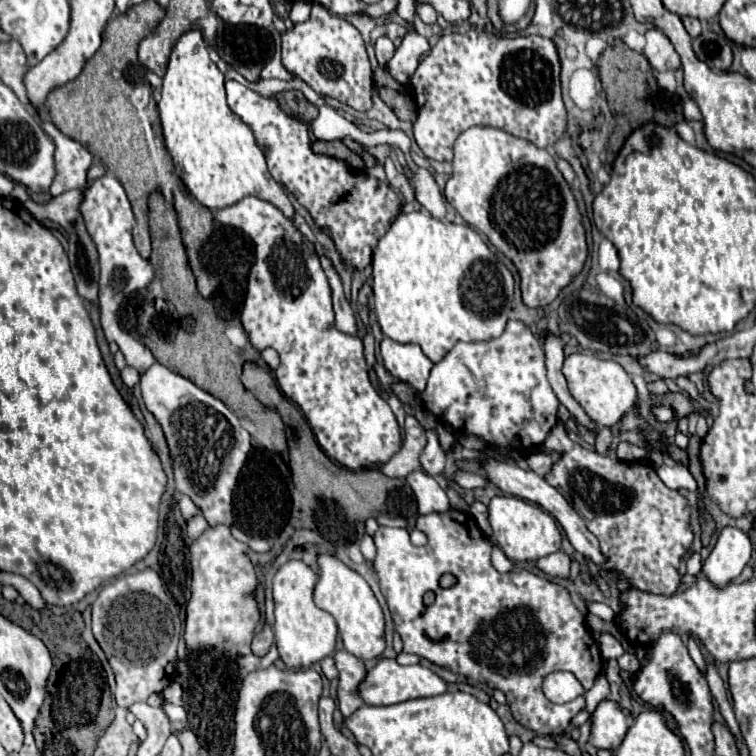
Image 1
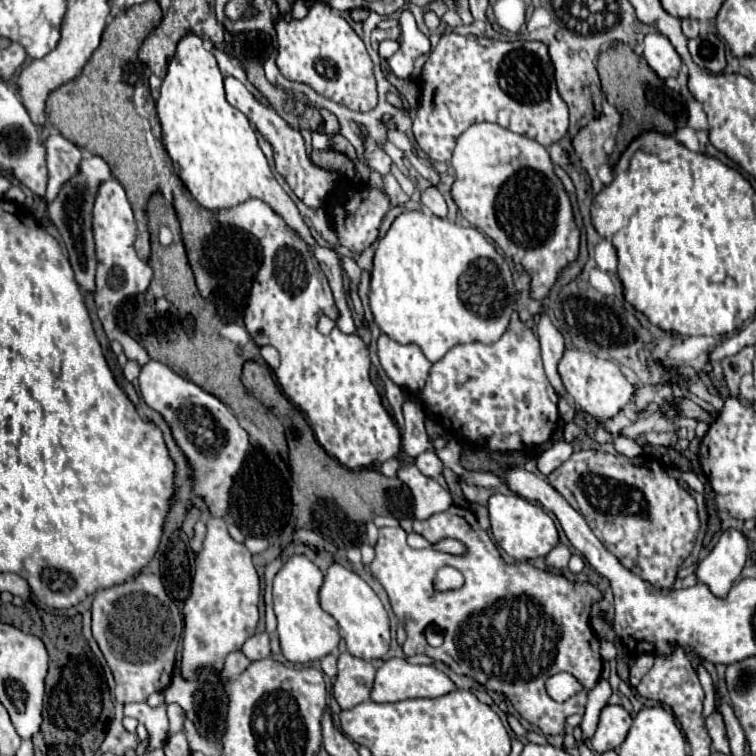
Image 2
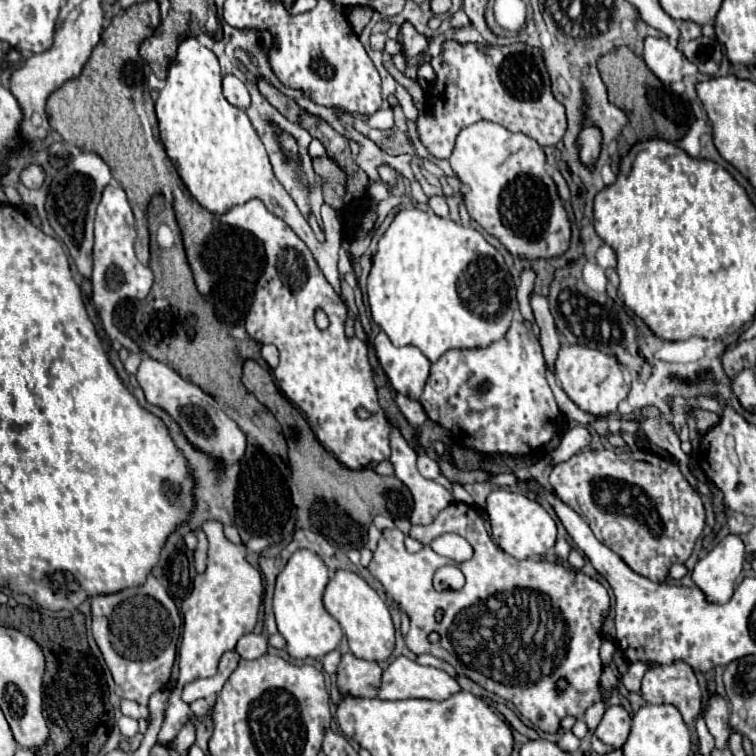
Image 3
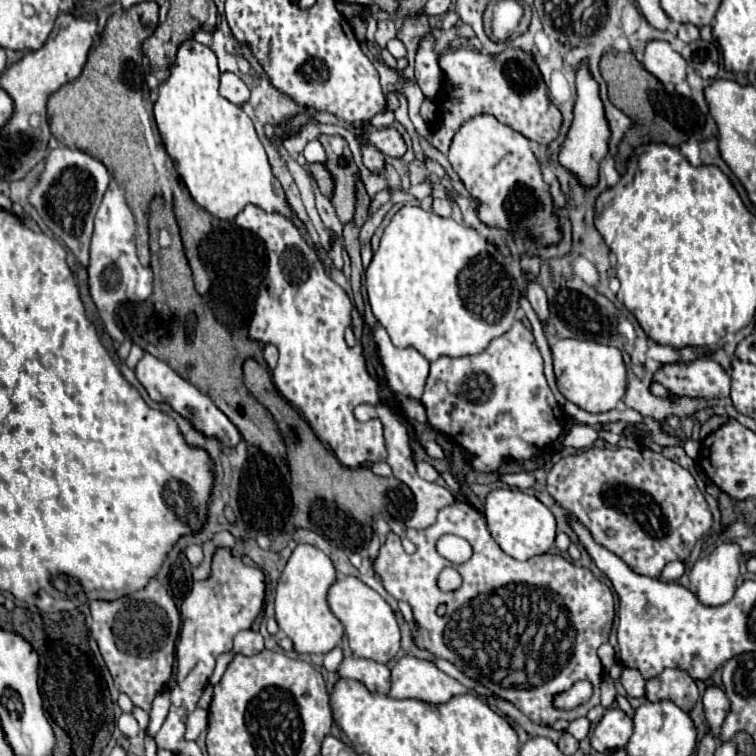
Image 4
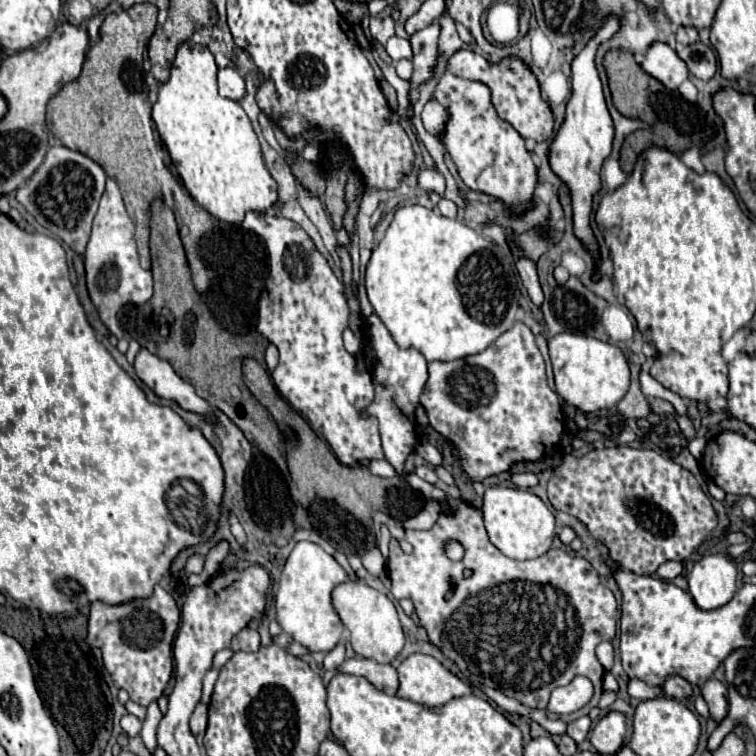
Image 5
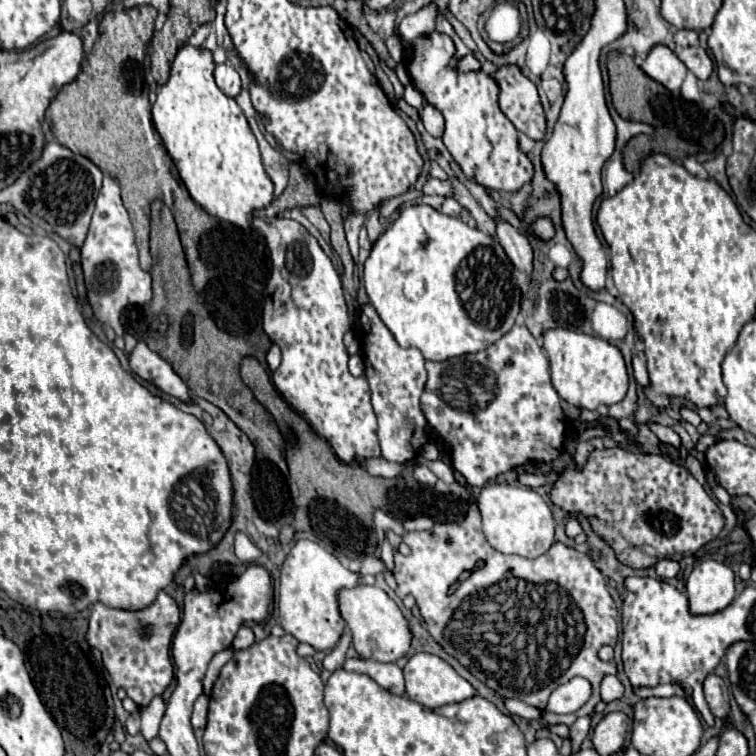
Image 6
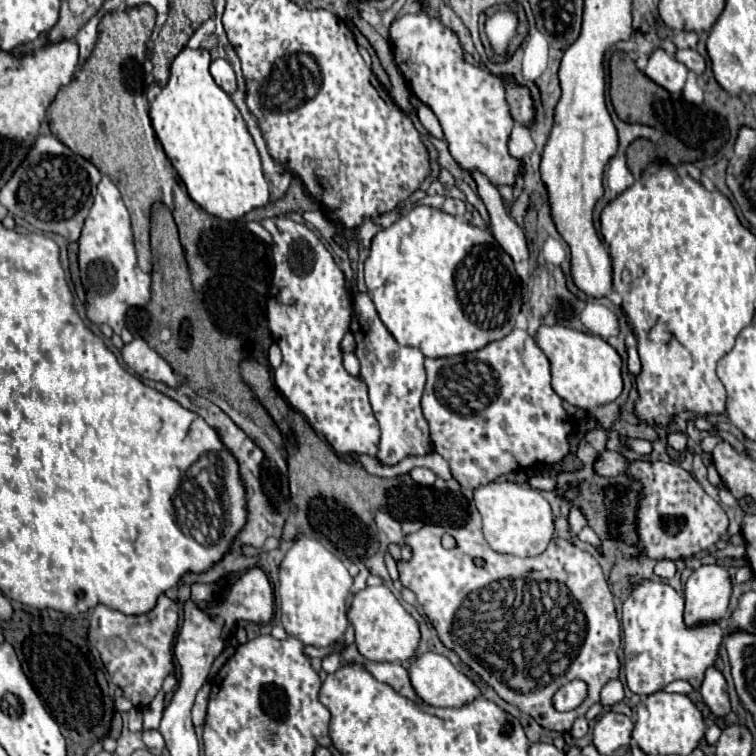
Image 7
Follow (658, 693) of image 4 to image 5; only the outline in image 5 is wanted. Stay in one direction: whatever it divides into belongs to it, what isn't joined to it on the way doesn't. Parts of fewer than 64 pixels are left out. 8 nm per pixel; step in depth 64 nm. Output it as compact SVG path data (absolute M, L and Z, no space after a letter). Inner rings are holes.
M678 674L666 676L666 680L662 682L660 688L662 688L662 694L664 694L664 696L674 698L674 700L678 700L678 702L684 702L684 700L688 700L688 698L694 696L692 684L690 684L688 680L684 680L682 676L678 676Z

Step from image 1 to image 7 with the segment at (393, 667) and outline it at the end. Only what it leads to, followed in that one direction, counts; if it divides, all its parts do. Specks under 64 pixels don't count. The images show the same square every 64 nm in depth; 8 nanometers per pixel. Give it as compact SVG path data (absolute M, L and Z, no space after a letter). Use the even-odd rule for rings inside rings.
M434 652L418 656L414 664L408 668L408 676L416 696L430 706L464 706L480 696L478 686L470 678L466 678L460 670L456 670L448 658Z

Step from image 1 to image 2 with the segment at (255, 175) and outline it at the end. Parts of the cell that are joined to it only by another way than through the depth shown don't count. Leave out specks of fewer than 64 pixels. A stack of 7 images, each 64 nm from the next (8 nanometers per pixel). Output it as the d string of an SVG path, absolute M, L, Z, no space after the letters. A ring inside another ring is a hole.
M186 34L178 42L176 54L168 64L168 72L160 88L160 98L156 102L158 118L162 124L162 142L168 156L174 162L178 176L182 178L188 192L204 208L214 212L242 204L248 198L260 198L266 204L270 204L286 220L286 224L294 228L302 236L302 240L312 246L314 256L334 292L338 320L335 322L326 315L321 316L317 326L319 332L329 334L335 326L338 326L346 334L356 334L352 312L346 304L346 290L342 286L342 270L338 266L338 254L328 248L320 248L314 242L302 216L298 214L296 204L276 182L266 156L258 146L254 128L248 124L242 112L238 112L226 102L222 80L224 78L220 74L216 58L212 56L212 52L204 48L202 38L196 34Z

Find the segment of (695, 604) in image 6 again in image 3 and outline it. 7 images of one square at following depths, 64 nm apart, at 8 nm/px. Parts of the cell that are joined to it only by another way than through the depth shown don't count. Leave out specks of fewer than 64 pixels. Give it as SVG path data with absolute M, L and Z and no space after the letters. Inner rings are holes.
M738 534L724 536L712 552L708 552L692 570L692 580L712 602L728 602L732 598L736 578L746 558L744 542Z

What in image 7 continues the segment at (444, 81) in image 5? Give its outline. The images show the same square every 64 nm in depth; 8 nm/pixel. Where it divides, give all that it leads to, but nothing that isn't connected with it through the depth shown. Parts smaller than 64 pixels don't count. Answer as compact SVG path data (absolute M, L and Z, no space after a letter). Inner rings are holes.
M426 12L404 14L394 20L390 44L408 88L438 116L452 158L468 172L482 172L494 186L514 186L524 174L524 162L508 152L514 122L504 104L502 80L464 62L458 36Z

